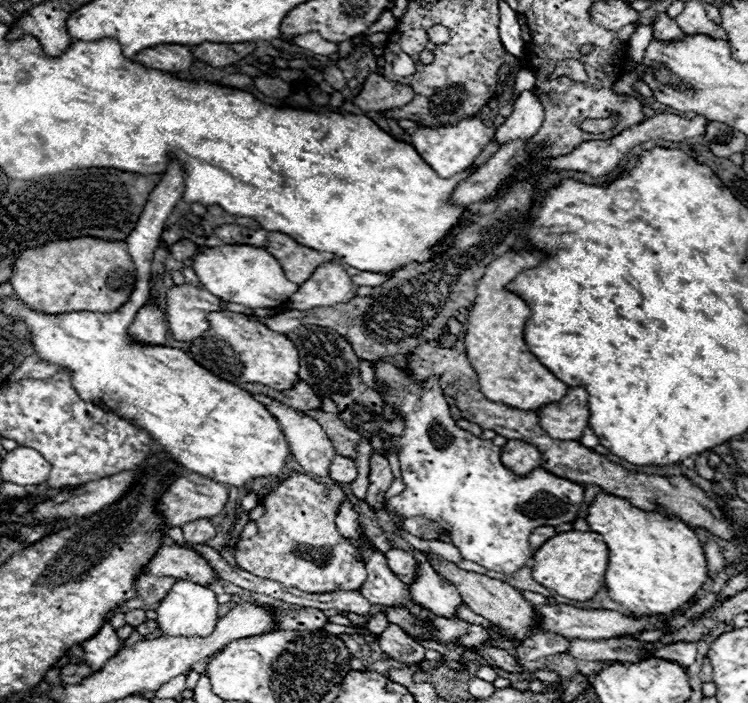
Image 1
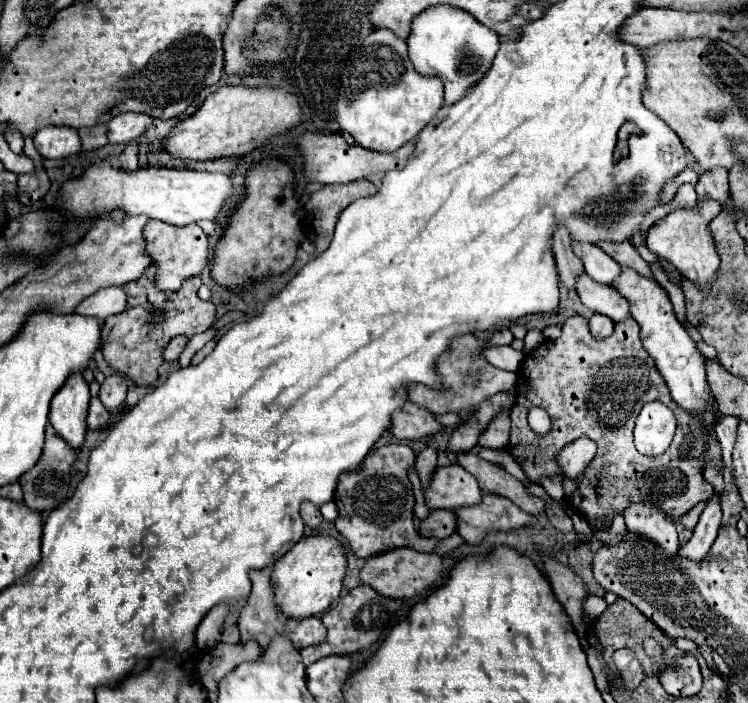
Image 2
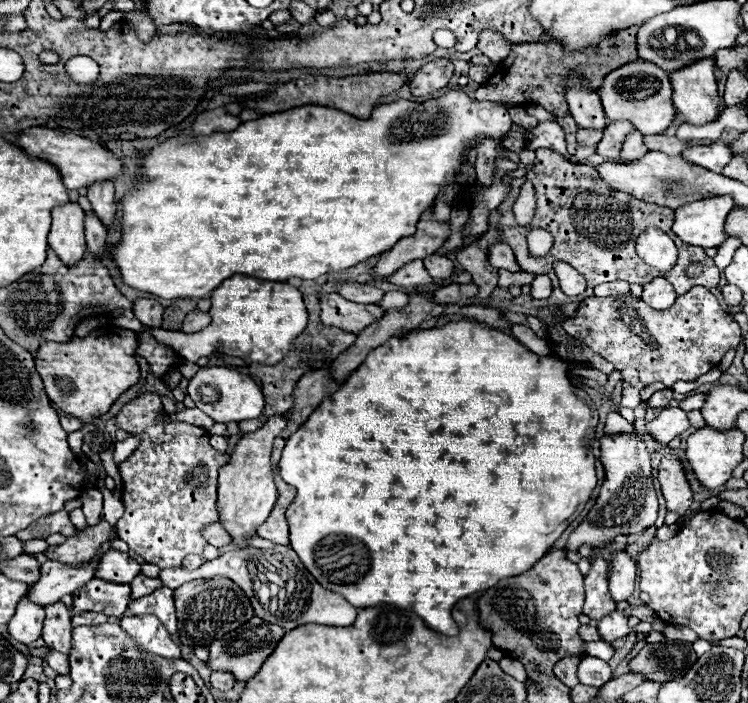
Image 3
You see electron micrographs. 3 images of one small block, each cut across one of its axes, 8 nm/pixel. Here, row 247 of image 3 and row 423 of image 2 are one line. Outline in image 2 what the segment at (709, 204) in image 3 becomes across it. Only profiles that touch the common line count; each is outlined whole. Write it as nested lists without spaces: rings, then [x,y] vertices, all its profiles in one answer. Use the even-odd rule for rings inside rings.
[[[622,268],[622,276],[618,278],[618,284],[614,284],[614,288],[630,302],[632,318],[640,326],[642,346],[654,358],[654,364],[656,364],[658,372],[662,374],[672,400],[682,410],[686,410],[690,416],[698,418],[700,430],[706,436],[706,450],[702,456],[704,468],[712,464],[718,472],[722,472],[722,448],[720,448],[720,442],[718,442],[718,436],[714,430],[716,428],[716,412],[712,408],[714,400],[710,398],[710,388],[706,382],[706,360],[696,350],[696,344],[688,336],[686,328],[676,320],[666,290],[656,280],[638,276],[638,272],[634,272],[630,268]]]

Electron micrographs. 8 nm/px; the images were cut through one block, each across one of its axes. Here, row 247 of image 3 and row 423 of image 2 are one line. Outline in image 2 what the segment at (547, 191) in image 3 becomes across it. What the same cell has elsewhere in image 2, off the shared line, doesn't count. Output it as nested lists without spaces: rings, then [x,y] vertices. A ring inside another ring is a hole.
[[[572,316],[562,326],[562,336],[556,340],[544,340],[532,354],[528,354],[522,362],[522,368],[518,370],[518,394],[516,404],[510,412],[510,440],[508,440],[508,452],[510,456],[520,464],[526,480],[530,484],[540,484],[542,476],[556,476],[556,452],[576,440],[576,438],[590,438],[596,442],[598,452],[594,460],[588,464],[586,472],[578,476],[576,480],[564,480],[564,502],[578,512],[580,516],[586,516],[586,520],[600,520],[600,522],[612,522],[614,514],[624,514],[624,510],[632,502],[652,502],[656,508],[660,508],[668,518],[676,520],[684,516],[690,508],[694,508],[698,502],[712,498],[714,488],[704,480],[702,476],[702,464],[698,464],[698,456],[702,456],[702,436],[700,440],[694,436],[694,428],[690,428],[690,420],[678,420],[678,428],[674,434],[674,442],[662,456],[642,456],[634,448],[632,440],[632,428],[636,420],[624,420],[624,418],[638,418],[642,404],[660,400],[660,402],[672,402],[666,390],[666,384],[662,376],[656,372],[652,358],[642,348],[640,336],[638,336],[638,324],[630,318],[614,328],[614,334],[606,340],[594,340],[588,332],[588,320],[582,316]],[[540,406],[544,408],[552,418],[552,432],[538,438],[526,420],[526,414],[530,408]],[[684,440],[692,440],[692,448],[686,456],[680,454],[680,448]]]

